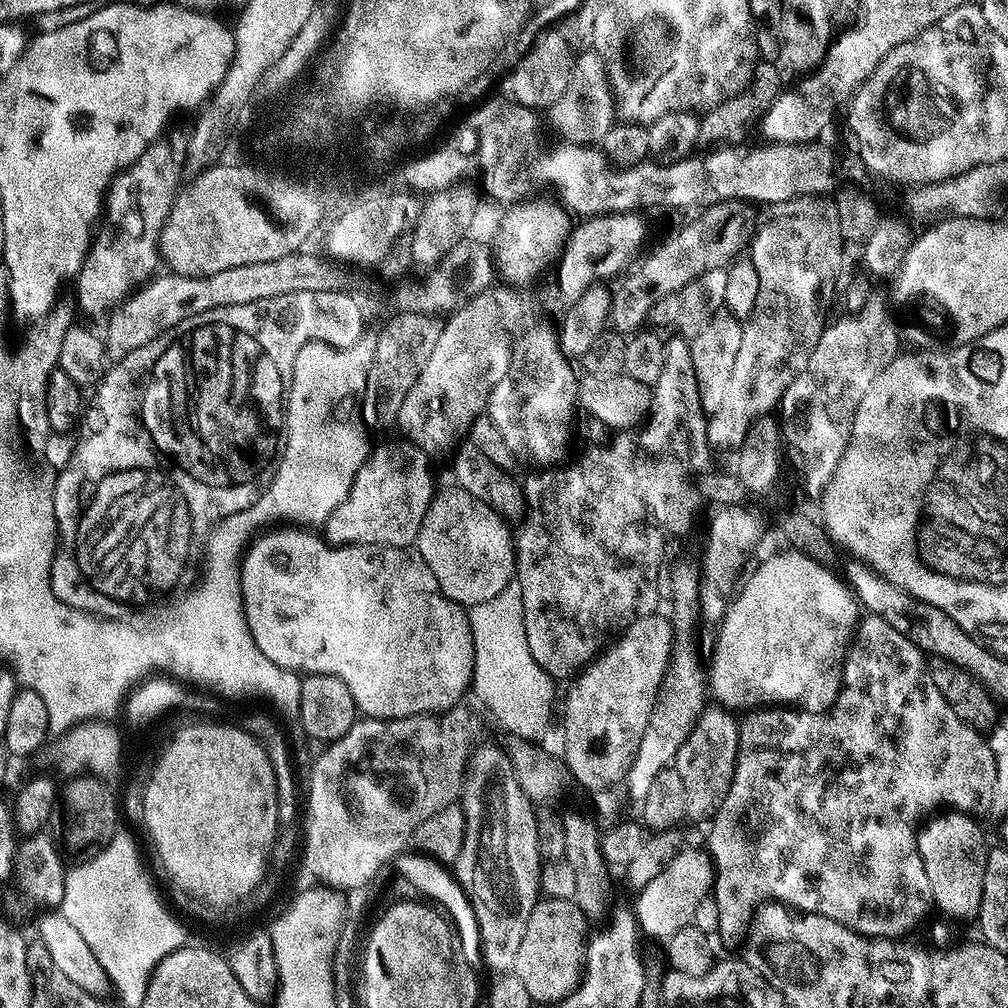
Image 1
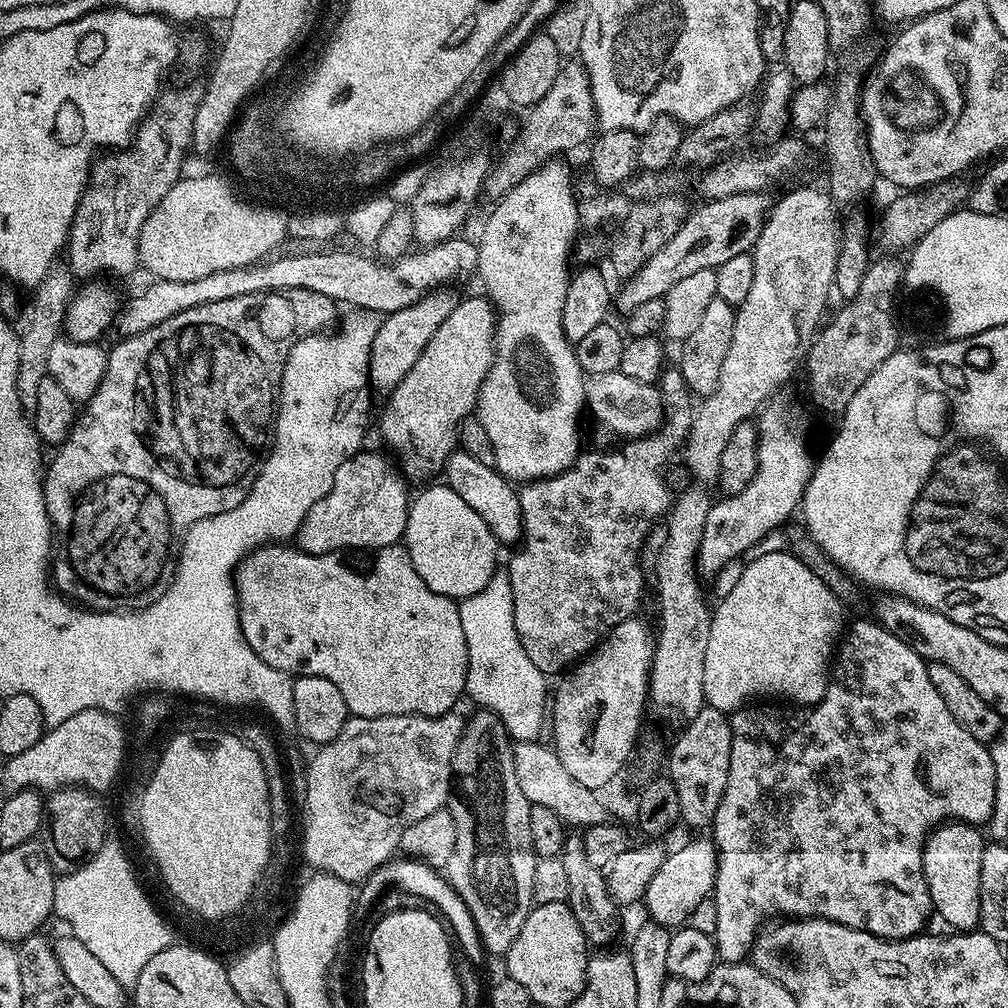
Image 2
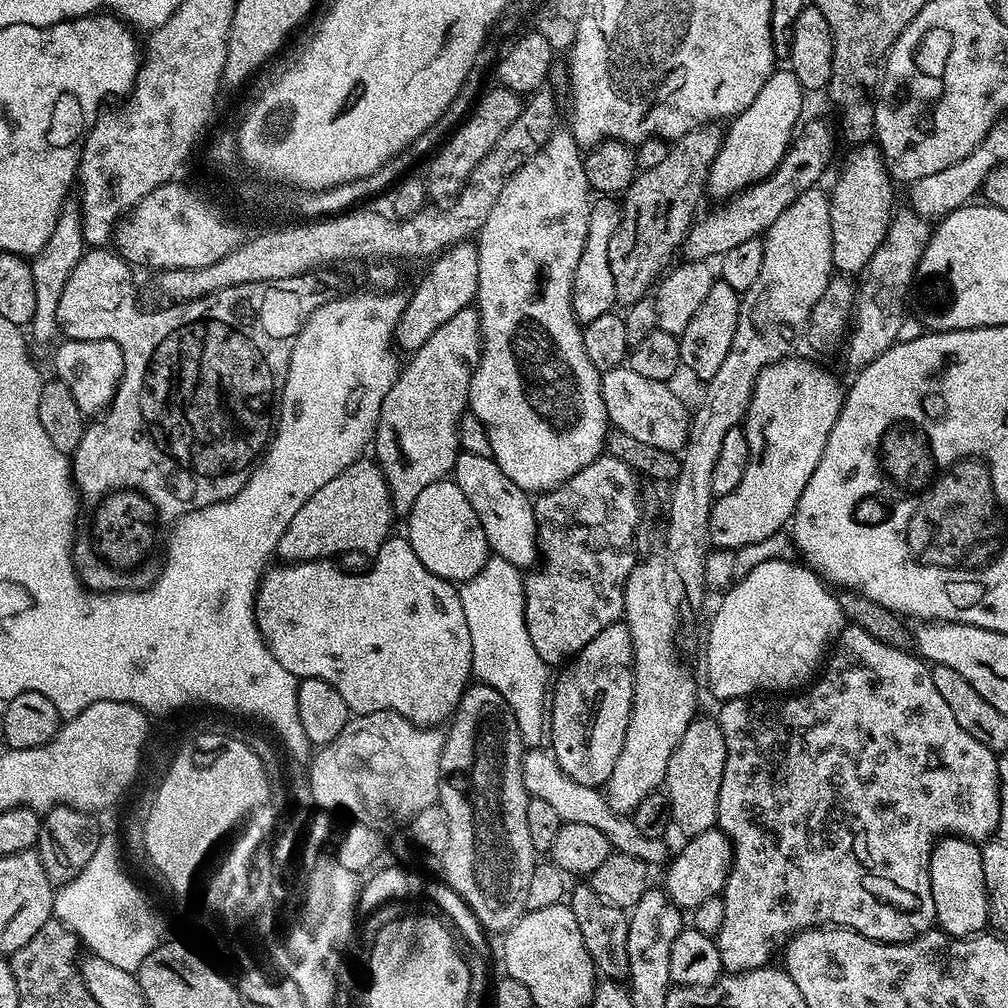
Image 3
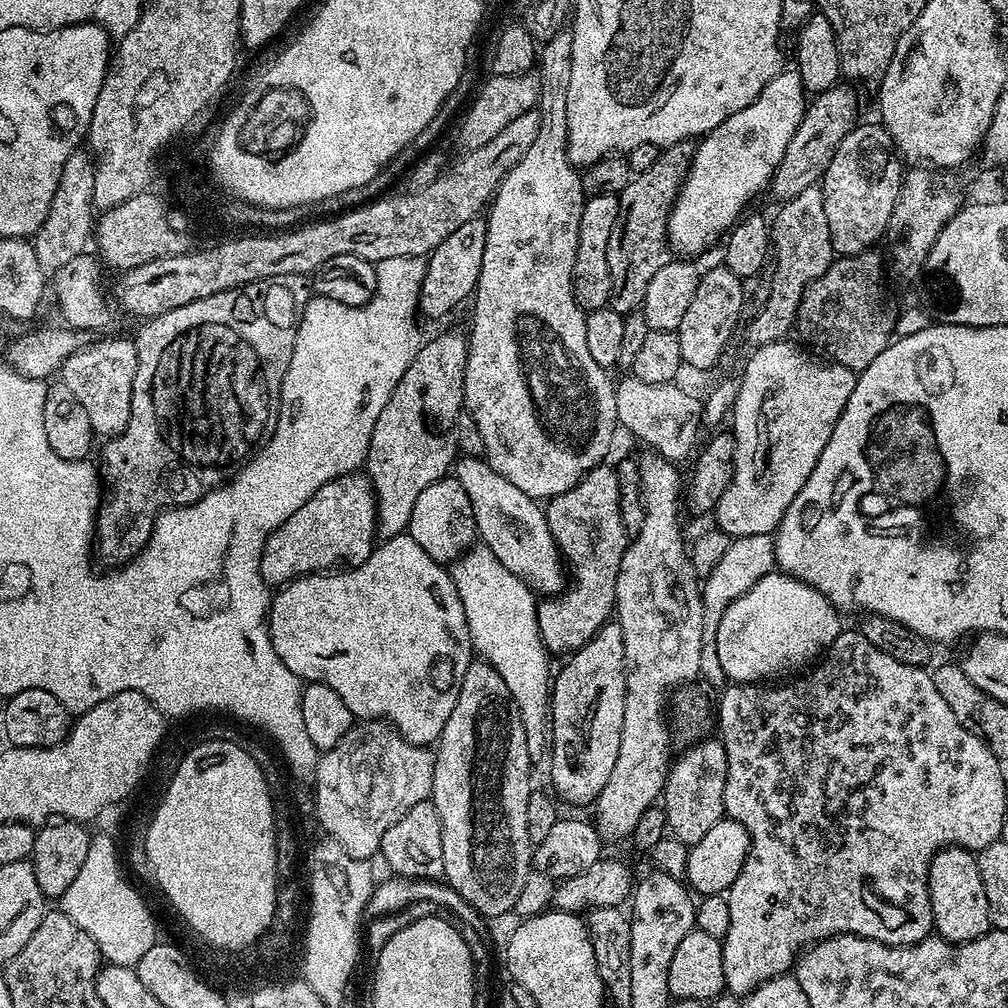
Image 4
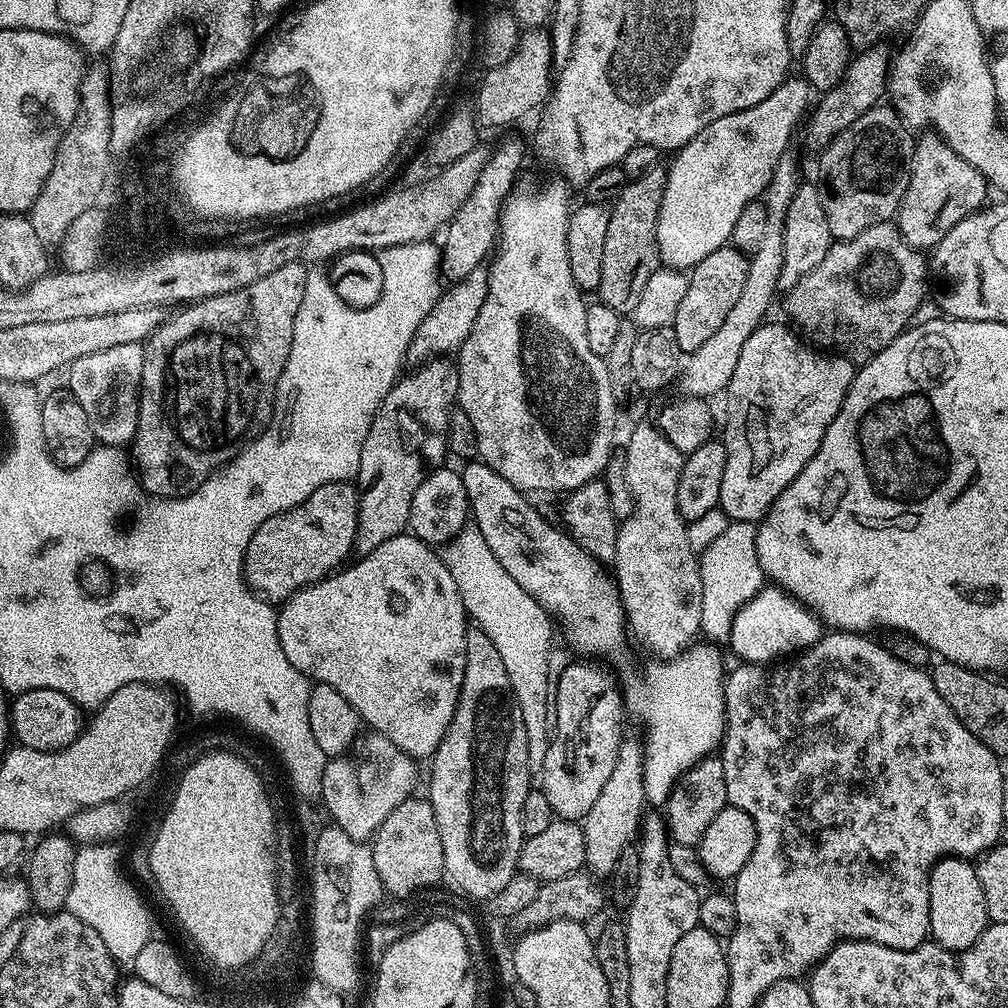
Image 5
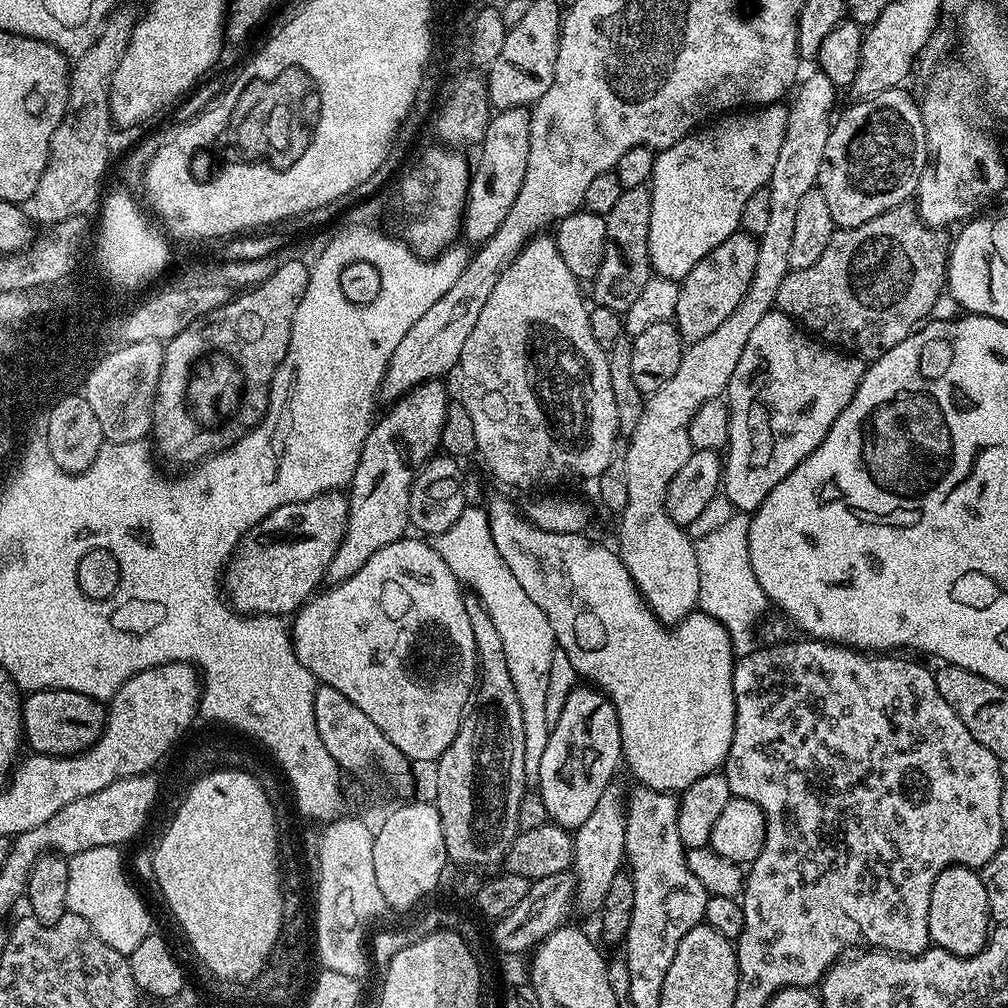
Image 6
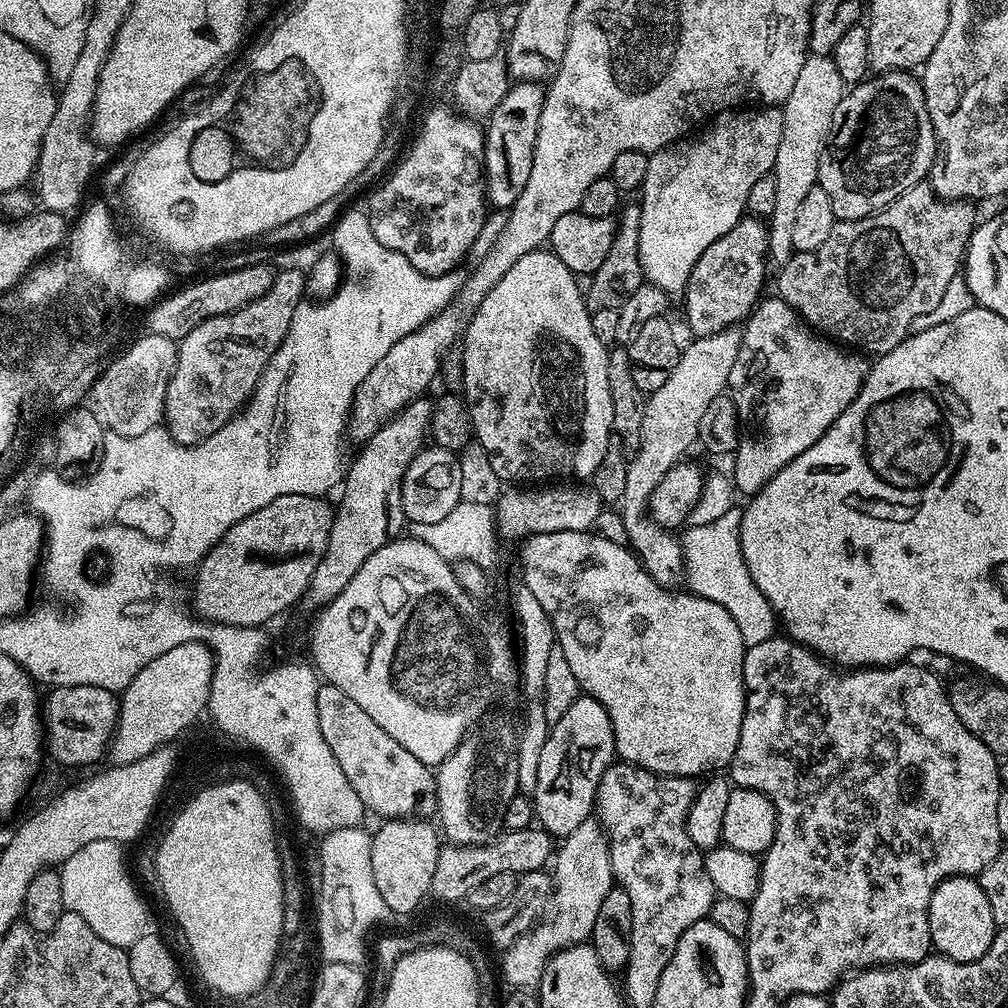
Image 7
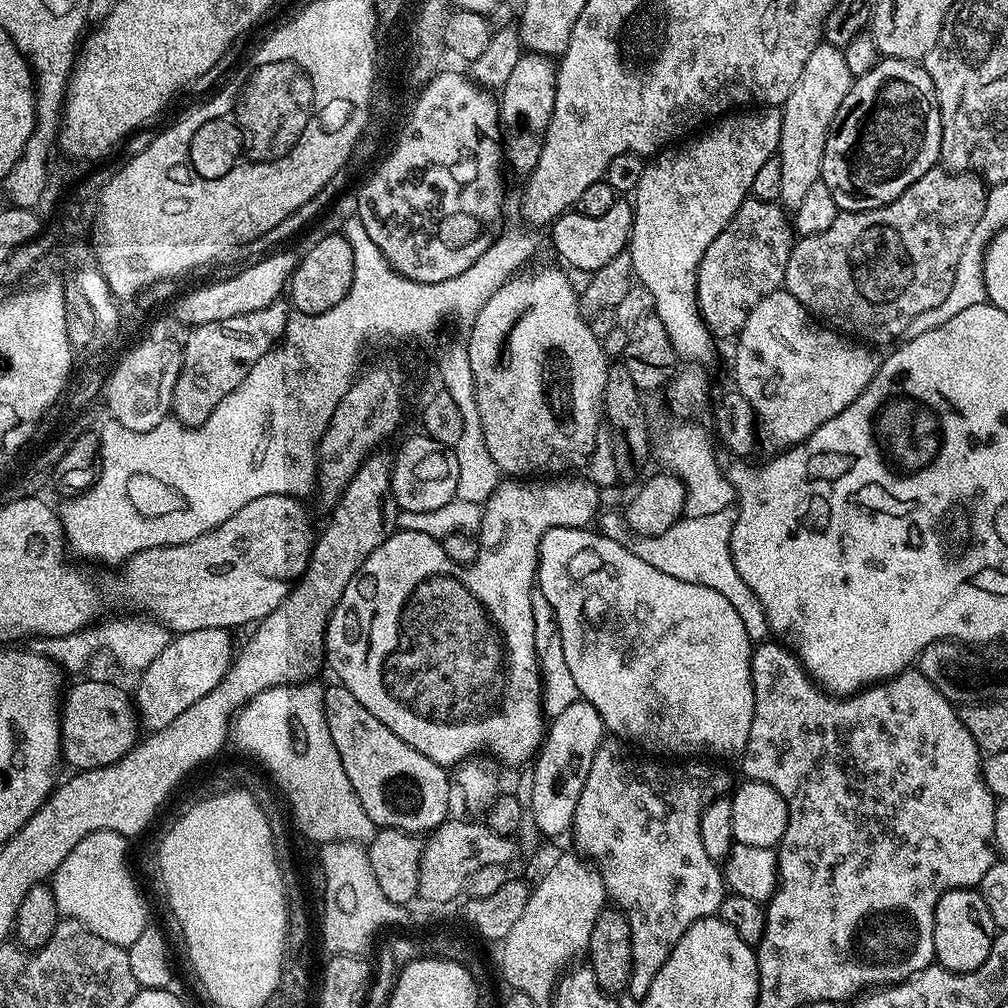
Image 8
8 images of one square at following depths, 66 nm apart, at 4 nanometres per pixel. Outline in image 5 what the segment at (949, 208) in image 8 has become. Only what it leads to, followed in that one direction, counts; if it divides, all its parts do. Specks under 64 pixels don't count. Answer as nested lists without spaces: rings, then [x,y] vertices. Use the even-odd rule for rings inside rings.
[[[895,223],[875,224],[854,238],[835,241],[826,258],[822,258],[822,262],[818,262],[818,266],[814,266],[814,270],[810,270],[810,274],[803,276],[794,287],[787,289],[788,301],[784,308],[788,311],[787,319],[813,345],[844,356],[859,366],[886,350],[886,346],[890,346],[890,342],[894,342],[894,338],[898,338],[911,325],[912,315],[926,300],[924,291],[928,284],[924,279],[929,279],[929,276],[930,264],[925,253],[913,250],[902,238]]]

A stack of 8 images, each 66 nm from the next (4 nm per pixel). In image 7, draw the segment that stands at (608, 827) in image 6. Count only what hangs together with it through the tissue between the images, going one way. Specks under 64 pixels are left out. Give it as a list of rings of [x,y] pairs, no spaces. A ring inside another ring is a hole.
[[[588,819],[574,830],[574,834],[563,837],[564,844],[555,849],[554,865],[554,891],[550,901],[550,911],[531,928],[526,934],[522,934],[508,948],[503,949],[504,968],[508,971],[508,980],[511,987],[516,990],[532,990],[539,985],[544,967],[548,965],[548,960],[555,952],[560,952],[572,944],[585,943],[591,937],[594,930],[594,922],[598,919],[598,910],[602,906],[602,901],[606,899],[606,894],[614,887],[614,877],[612,875],[612,863],[610,862],[610,850],[608,849],[608,838],[603,828],[595,819]]]

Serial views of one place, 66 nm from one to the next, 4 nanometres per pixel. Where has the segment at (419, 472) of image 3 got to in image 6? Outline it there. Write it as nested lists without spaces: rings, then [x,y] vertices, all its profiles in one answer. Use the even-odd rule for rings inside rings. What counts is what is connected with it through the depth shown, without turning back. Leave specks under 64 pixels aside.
[[[443,379],[427,380],[414,386],[368,431],[347,493],[348,525],[338,550],[334,550],[334,558],[330,558],[326,577],[329,585],[346,582],[346,578],[358,574],[382,546],[405,539],[407,532],[404,531],[410,528],[408,507],[412,479],[440,448],[442,422],[450,403],[444,383]]]

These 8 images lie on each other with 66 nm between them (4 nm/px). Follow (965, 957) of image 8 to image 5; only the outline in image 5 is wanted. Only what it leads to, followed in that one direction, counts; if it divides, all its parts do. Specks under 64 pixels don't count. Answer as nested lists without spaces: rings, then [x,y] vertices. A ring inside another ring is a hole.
[[[946,856],[932,867],[928,879],[930,890],[930,926],[928,931],[935,943],[952,952],[964,952],[984,933],[990,921],[986,910],[986,894],[978,882],[976,864],[971,859]]]

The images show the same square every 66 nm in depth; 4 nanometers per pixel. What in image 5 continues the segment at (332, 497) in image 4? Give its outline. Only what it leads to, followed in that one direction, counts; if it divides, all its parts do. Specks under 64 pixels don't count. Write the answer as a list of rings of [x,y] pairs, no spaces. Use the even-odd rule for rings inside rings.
[[[334,482],[314,490],[314,494],[310,494],[310,498],[306,498],[306,502],[298,507],[262,522],[244,556],[244,574],[248,587],[269,602],[283,602],[296,592],[333,575],[349,559],[347,556],[353,555],[359,505],[360,493],[355,483]]]

